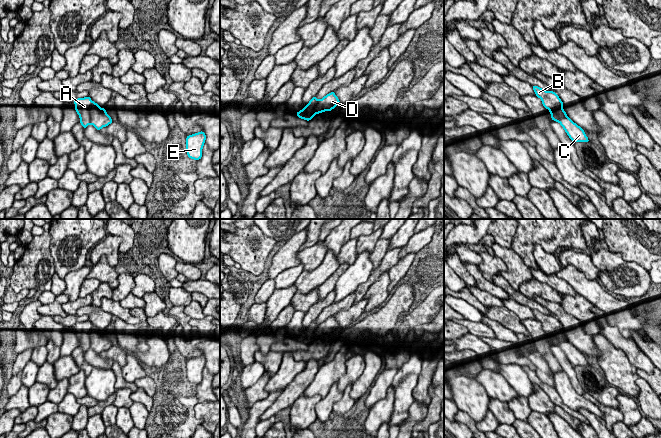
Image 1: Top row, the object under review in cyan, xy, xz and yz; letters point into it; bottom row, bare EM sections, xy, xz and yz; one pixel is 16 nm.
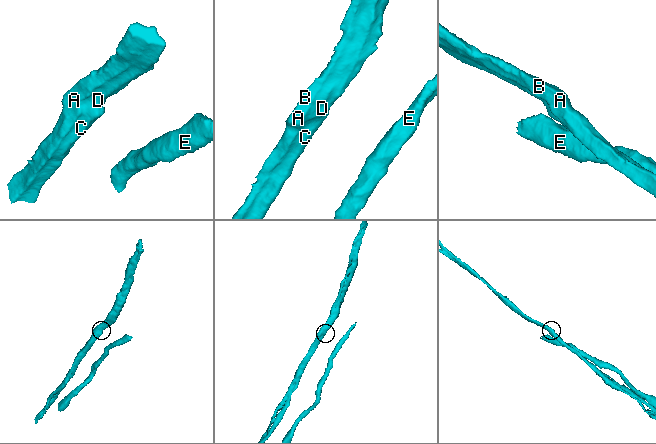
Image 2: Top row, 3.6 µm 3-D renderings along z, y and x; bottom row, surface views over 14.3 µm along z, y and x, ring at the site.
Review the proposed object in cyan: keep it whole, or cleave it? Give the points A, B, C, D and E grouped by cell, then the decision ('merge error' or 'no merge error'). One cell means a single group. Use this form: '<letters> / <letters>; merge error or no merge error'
A B / C D E; merge error

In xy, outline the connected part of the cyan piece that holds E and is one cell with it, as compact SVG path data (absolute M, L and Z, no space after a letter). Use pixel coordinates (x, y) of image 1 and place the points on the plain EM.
M203 355L187 360L186 376L189 382L199 384L202 381L202 372L206 364L206 359Z

